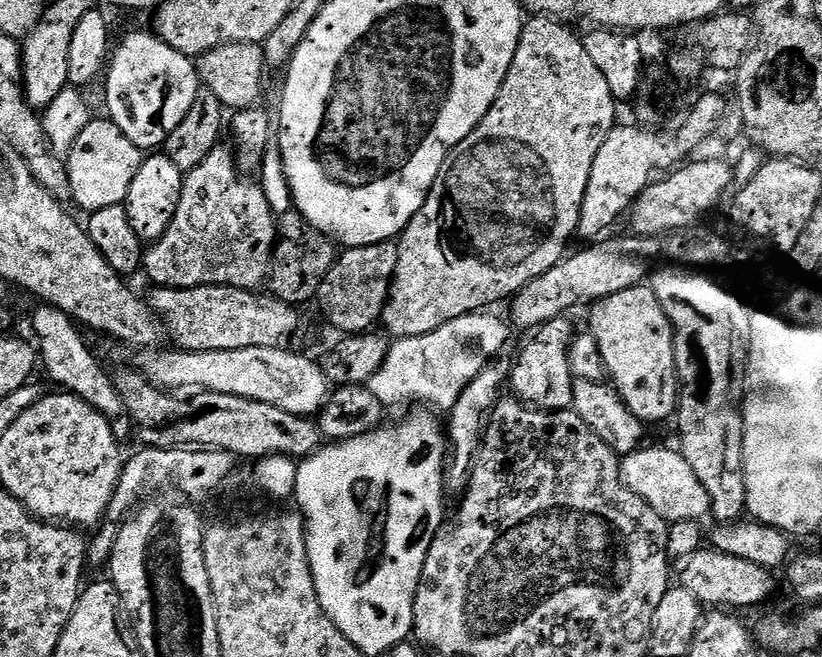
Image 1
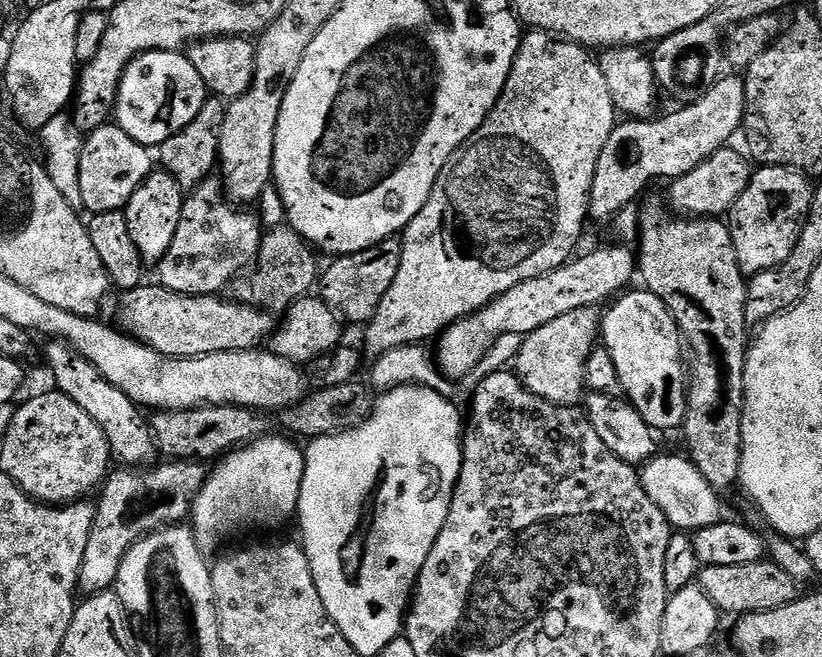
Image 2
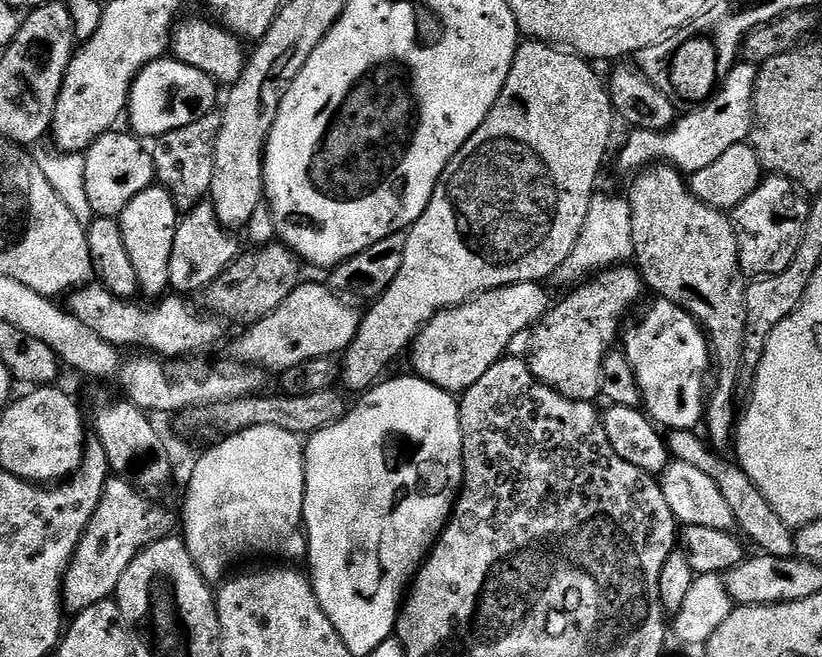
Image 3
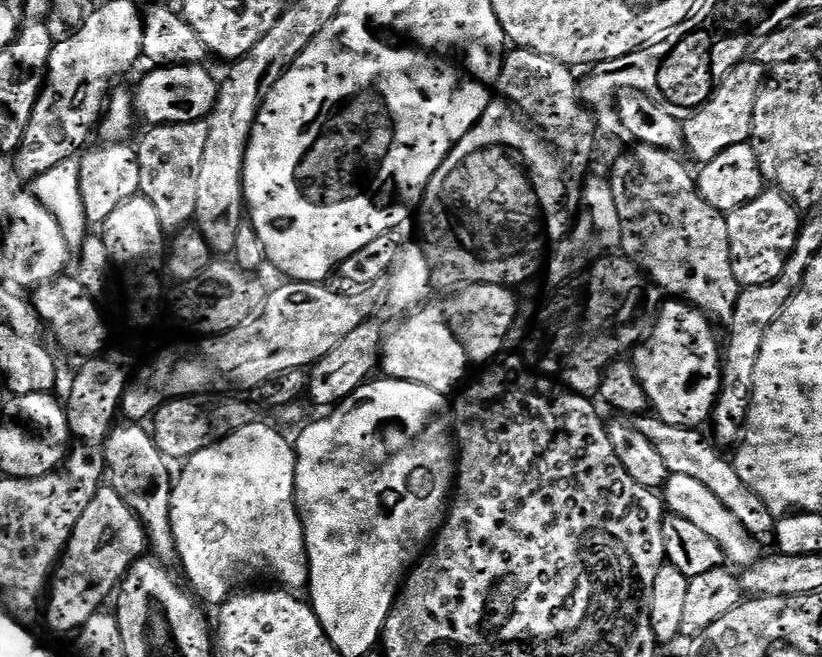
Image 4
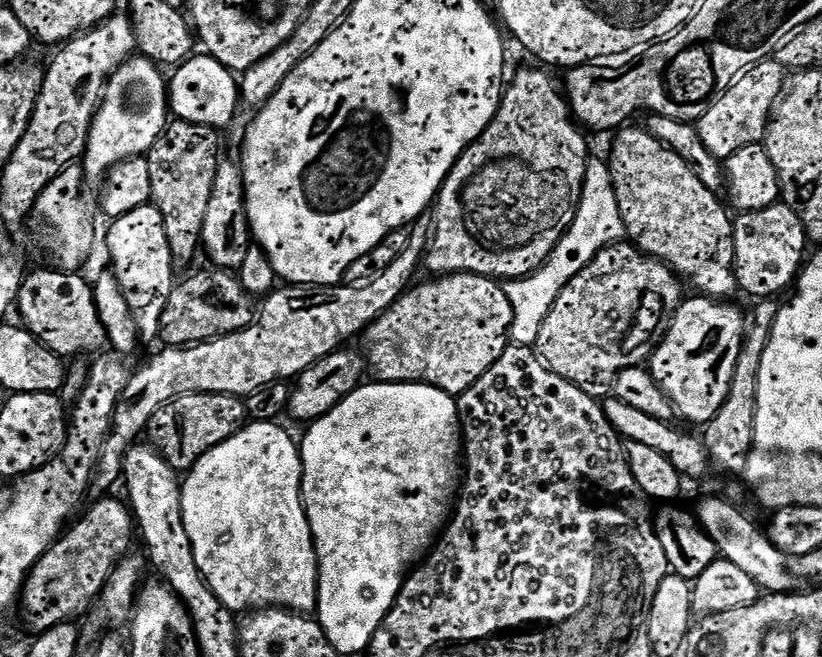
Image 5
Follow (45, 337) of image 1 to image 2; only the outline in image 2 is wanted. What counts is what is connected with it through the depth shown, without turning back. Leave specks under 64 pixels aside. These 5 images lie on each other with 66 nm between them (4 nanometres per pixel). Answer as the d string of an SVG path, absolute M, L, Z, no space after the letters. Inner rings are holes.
M53 339L52 344L45 350L44 356L48 359L48 368L52 371L52 376L56 379L55 387L64 396L69 396L102 430L106 436L109 450L112 451L112 460L124 466L148 466L157 459L158 449L156 437L152 434L149 421L144 420L145 413L139 404L135 404L118 386L106 382L102 374L82 354L78 354L69 344L62 340Z

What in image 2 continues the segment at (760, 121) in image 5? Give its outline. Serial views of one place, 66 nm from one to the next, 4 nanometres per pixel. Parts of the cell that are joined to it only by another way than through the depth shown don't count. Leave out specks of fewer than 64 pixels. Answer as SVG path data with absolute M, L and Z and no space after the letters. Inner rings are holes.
M728 74L717 79L716 83L705 87L703 93L692 103L677 107L677 112L669 116L661 115L651 120L625 119L617 123L616 128L610 134L606 146L602 146L602 154L598 158L598 166L594 170L594 186L590 190L588 199L588 214L593 221L611 221L623 208L629 207L632 200L641 199L640 191L647 186L651 180L660 180L665 176L668 182L677 180L682 174L688 174L706 158L710 158L719 148L725 147L732 135L741 131L744 123L744 82L739 75Z

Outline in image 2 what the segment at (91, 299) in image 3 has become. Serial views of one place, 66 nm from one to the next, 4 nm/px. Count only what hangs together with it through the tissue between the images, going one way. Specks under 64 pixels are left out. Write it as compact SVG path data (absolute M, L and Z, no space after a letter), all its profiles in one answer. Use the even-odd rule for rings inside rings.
M158 282L129 288L120 304L119 327L139 344L158 350L167 356L205 356L226 350L246 350L263 345L278 327L271 312L251 308L249 304L219 295L187 296L164 288Z

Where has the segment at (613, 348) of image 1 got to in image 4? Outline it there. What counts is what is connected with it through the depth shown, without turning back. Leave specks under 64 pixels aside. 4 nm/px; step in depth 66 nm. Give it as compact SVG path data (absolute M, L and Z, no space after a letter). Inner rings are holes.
M675 298L669 299L659 309L655 320L646 339L634 352L636 376L642 382L642 388L646 390L651 411L659 416L662 422L670 422L670 426L700 428L704 423L707 425L713 419L722 377L722 344L721 341L720 344L716 341L716 332L712 329L713 321L700 309Z

